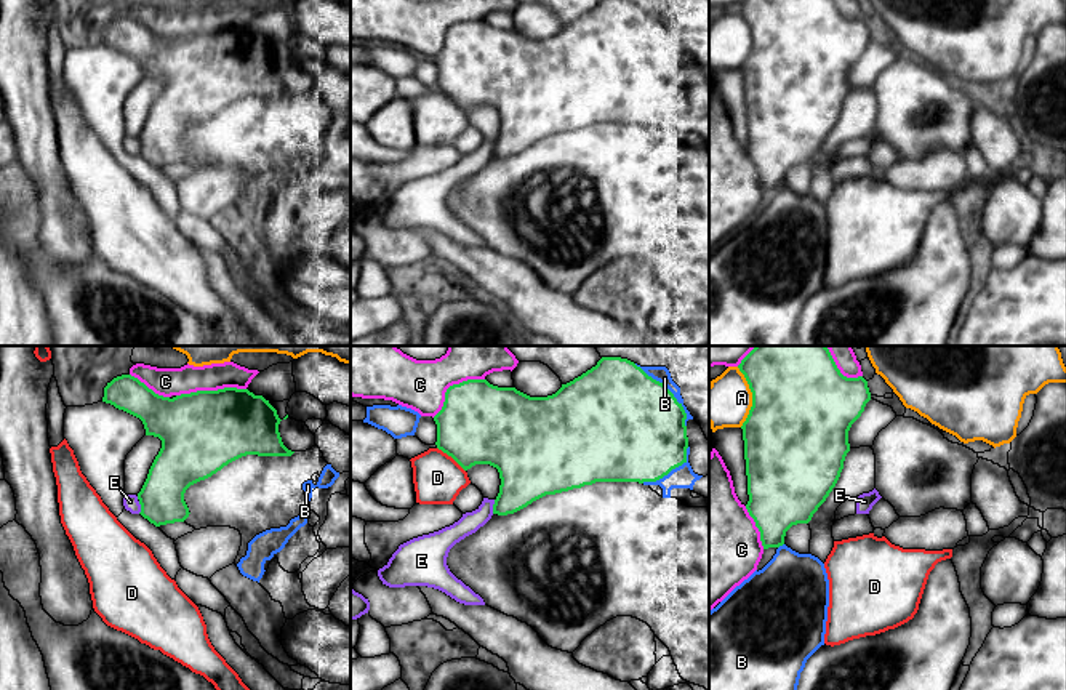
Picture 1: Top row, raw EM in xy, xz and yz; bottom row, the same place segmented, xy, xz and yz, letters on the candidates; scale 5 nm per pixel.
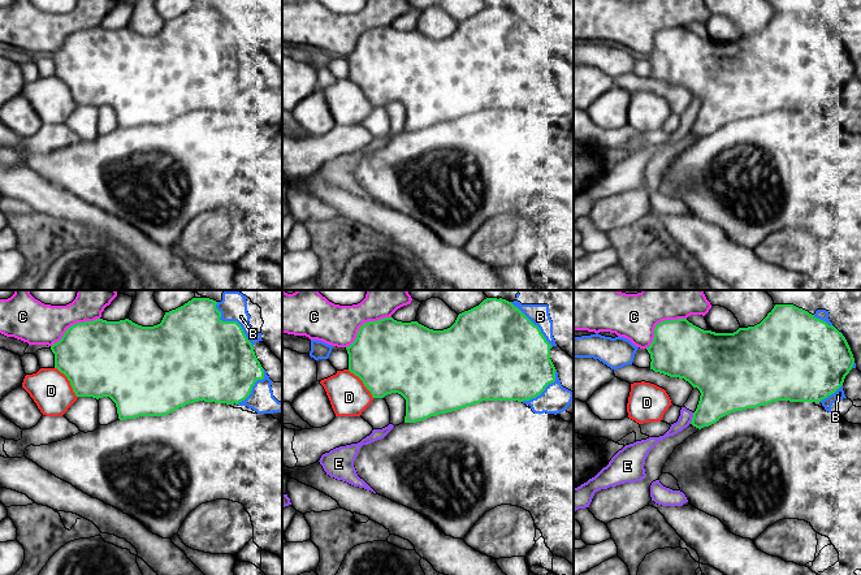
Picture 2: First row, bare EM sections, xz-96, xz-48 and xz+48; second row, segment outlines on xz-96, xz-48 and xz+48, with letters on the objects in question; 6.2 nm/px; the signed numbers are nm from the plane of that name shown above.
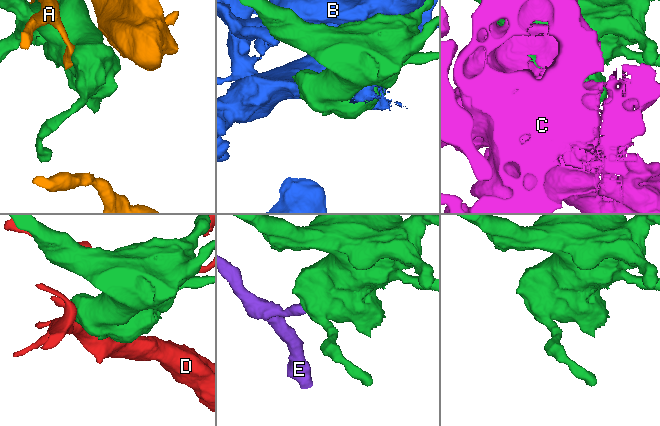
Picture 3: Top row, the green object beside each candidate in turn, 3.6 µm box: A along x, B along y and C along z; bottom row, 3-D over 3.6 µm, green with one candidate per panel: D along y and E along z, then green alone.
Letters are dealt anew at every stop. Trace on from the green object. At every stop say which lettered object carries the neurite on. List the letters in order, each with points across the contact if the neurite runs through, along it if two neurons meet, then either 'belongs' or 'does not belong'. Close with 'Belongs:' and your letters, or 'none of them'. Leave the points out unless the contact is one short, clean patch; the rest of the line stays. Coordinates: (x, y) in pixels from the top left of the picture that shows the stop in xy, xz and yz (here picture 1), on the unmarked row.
A: does not belong
B: does not belong
C: does not belong
D: does not belong
E: border along xz (495, 141), (492, 154); does not belong
Belongs: none of them

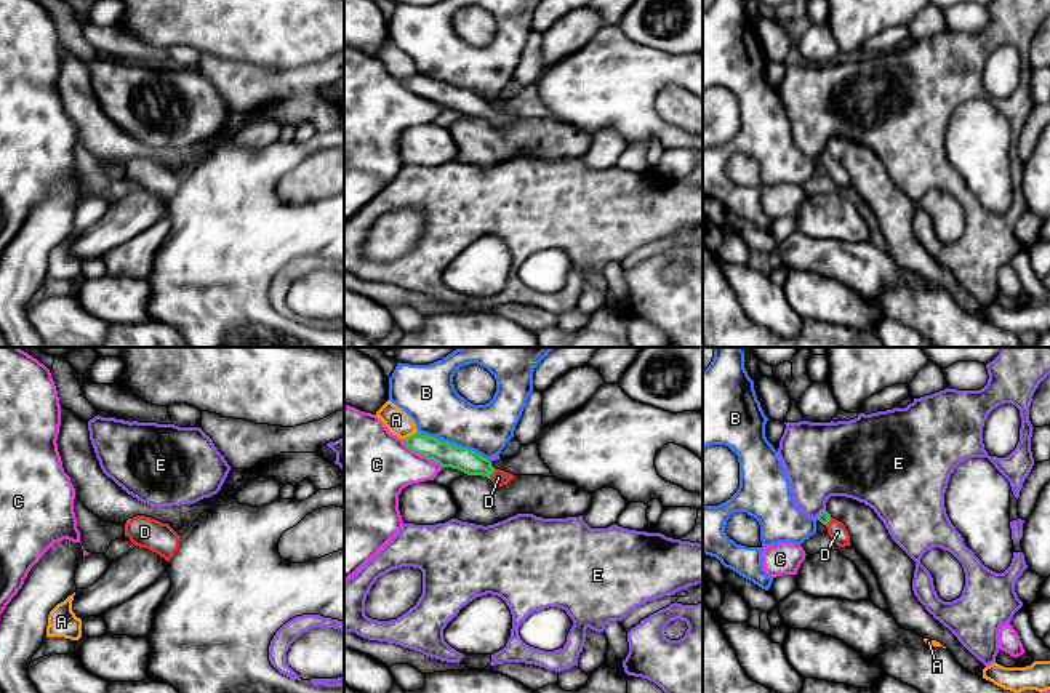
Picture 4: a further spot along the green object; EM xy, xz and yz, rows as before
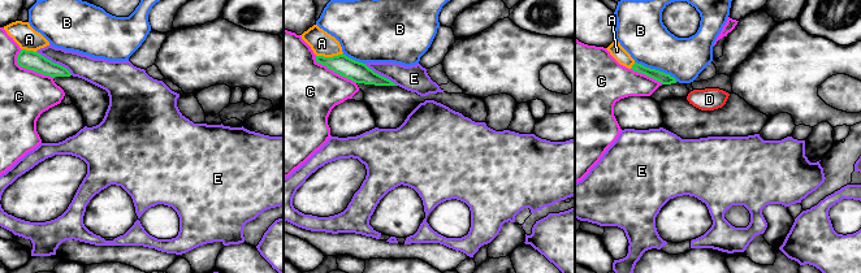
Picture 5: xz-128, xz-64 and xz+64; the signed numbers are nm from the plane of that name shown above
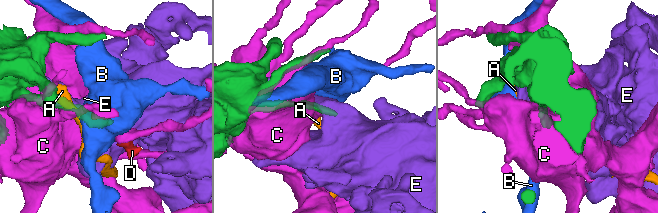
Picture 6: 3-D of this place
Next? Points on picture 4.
A: border along xz (416, 72), (402, 80); does not belong
B: border along xz (418, 72), (468, 88), (488, 101); does not belong
C: does not belong
D: runs through xz (447, 96), (466, 101), (492, 114), (498, 119); belongs
E: does not belong
Belongs: D

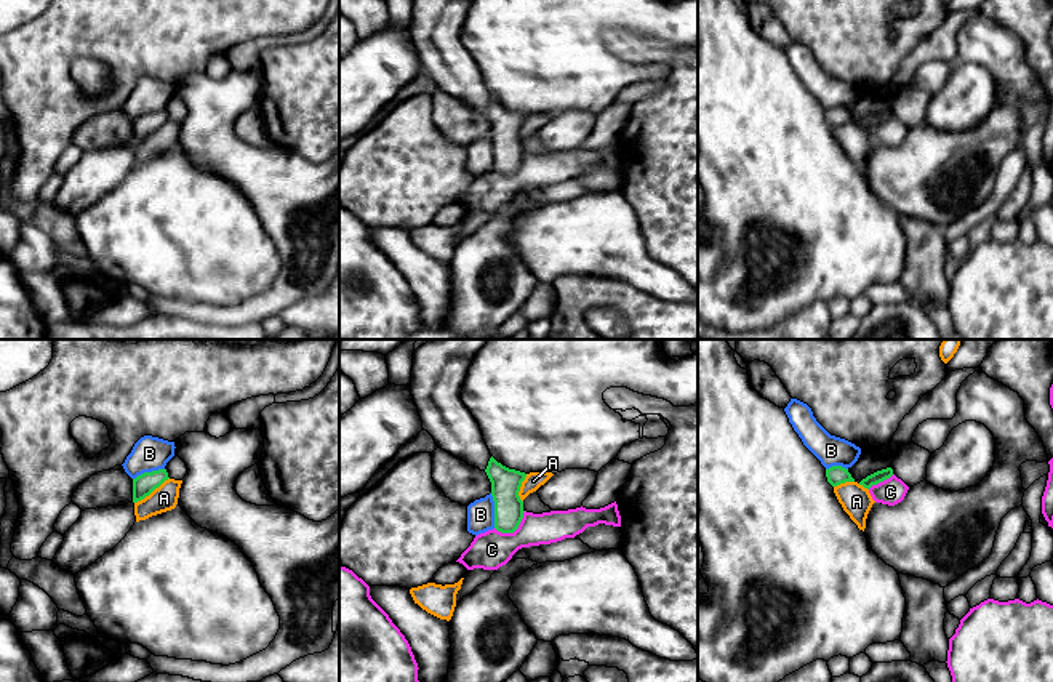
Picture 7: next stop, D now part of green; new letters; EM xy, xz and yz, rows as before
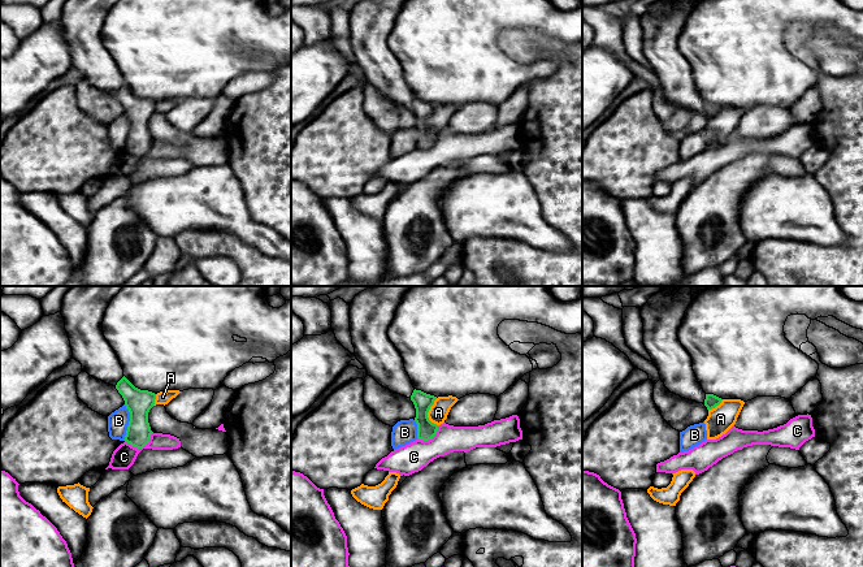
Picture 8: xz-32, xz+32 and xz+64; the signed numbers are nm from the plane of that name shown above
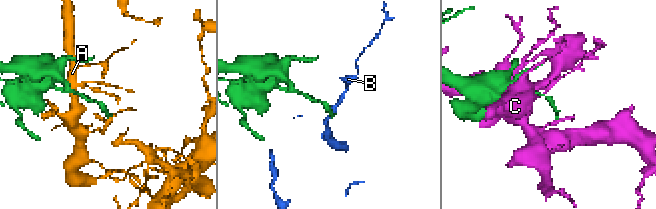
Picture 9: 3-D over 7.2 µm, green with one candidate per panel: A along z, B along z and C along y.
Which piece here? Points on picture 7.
A: border along xy (168, 119), (135, 144); does not belong
B: does not belong
C: does not belong
Belongs: none of them

